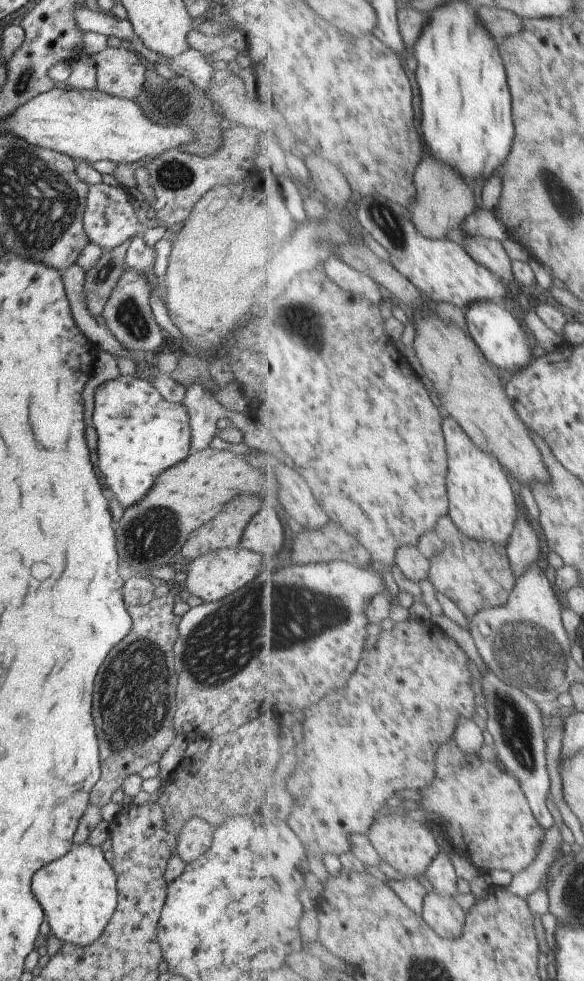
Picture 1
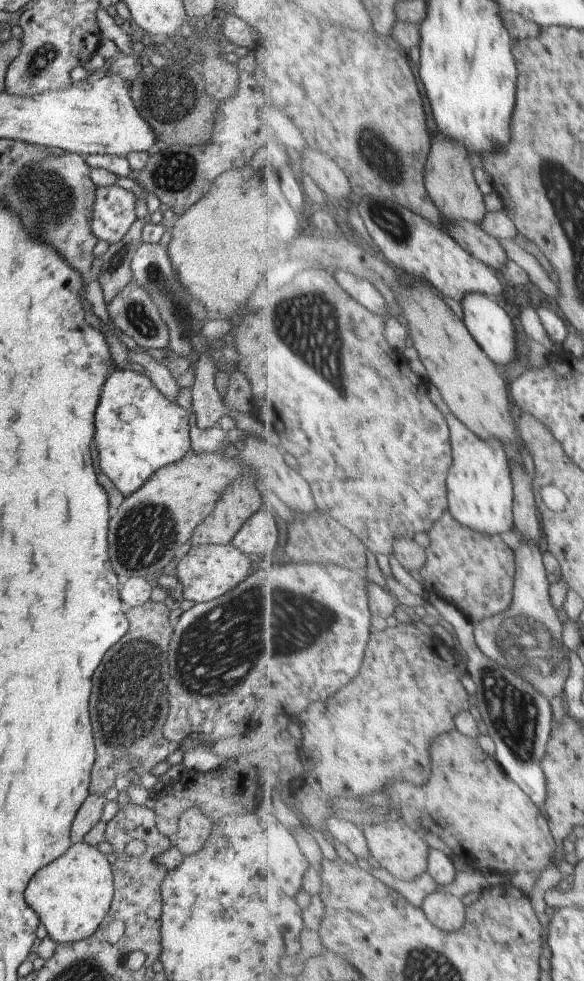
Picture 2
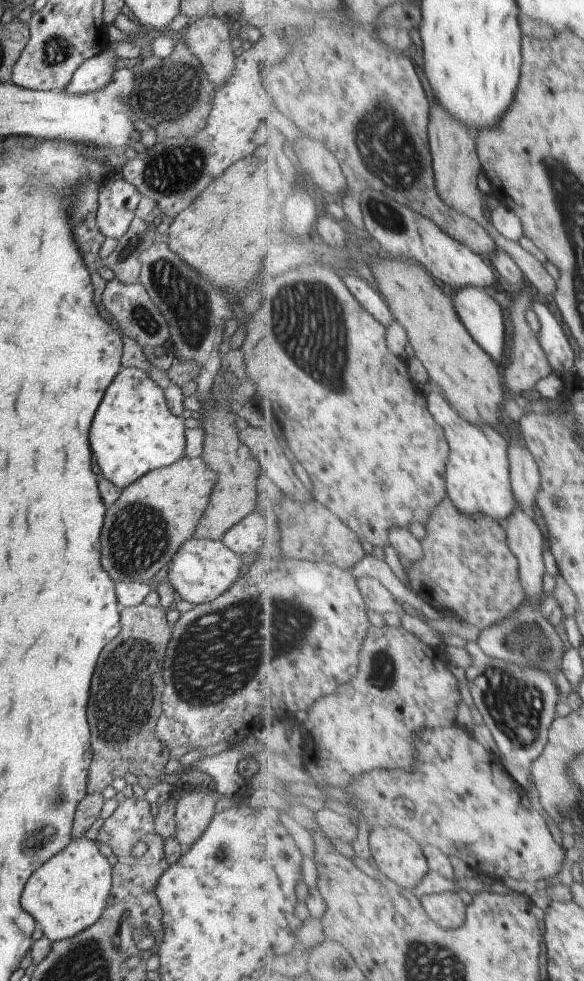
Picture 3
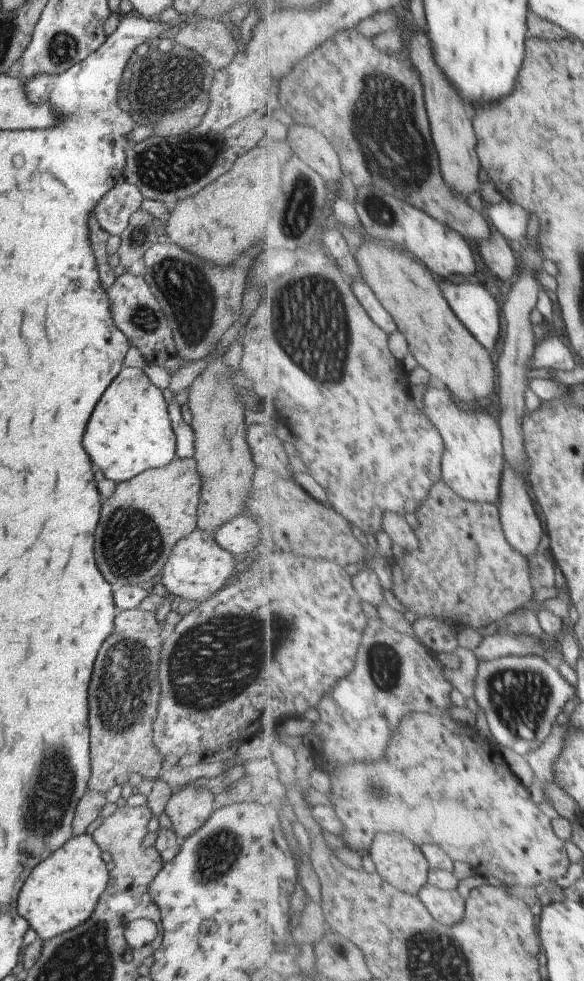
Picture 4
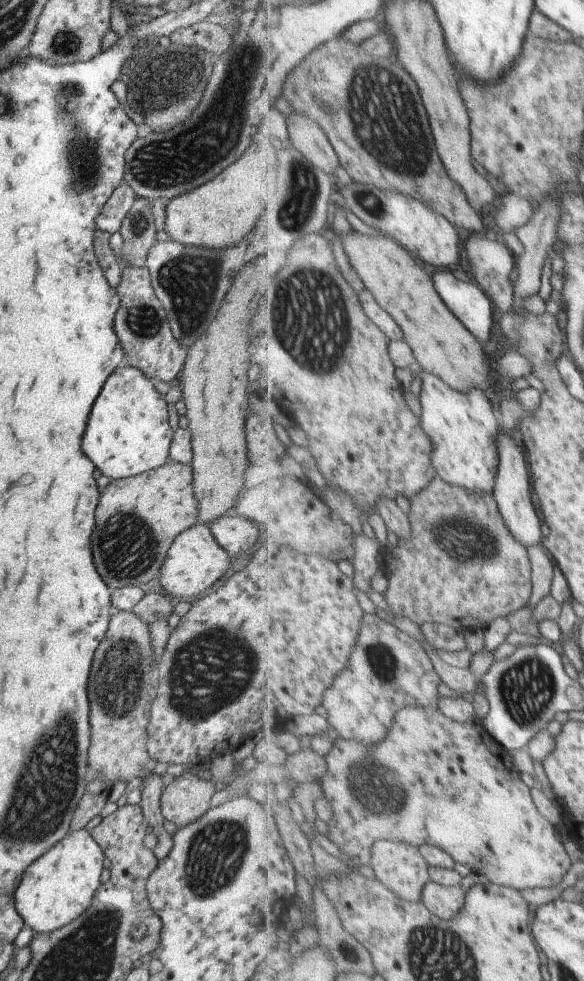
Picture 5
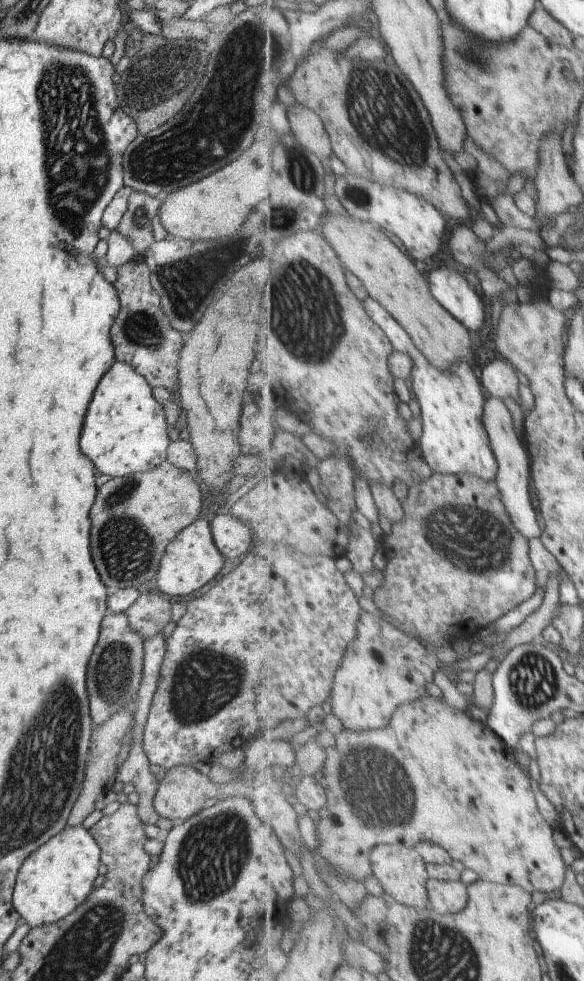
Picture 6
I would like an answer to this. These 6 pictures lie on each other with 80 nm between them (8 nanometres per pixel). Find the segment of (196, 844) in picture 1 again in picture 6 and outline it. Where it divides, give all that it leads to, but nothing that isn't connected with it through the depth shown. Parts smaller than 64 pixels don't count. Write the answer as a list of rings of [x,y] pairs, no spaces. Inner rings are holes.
[[[187,765],[165,771],[163,779],[156,784],[152,805],[159,817],[178,823],[200,811],[208,796],[219,794],[215,784]]]

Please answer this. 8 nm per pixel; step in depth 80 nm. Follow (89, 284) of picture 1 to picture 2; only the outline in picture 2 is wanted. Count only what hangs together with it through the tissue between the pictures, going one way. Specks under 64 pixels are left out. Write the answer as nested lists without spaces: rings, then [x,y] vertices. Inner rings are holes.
[[[135,219],[126,235],[118,243],[109,244],[96,262],[95,271],[106,304],[132,281],[130,262],[136,248],[141,246],[140,234],[143,223],[144,221]]]

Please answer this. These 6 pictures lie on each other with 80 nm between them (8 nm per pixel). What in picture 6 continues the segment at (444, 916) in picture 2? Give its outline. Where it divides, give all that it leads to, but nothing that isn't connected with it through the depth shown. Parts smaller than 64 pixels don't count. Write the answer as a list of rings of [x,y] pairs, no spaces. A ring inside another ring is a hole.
[[[430,878],[427,883],[431,907],[445,914],[460,913],[468,903],[468,885],[461,881]]]

